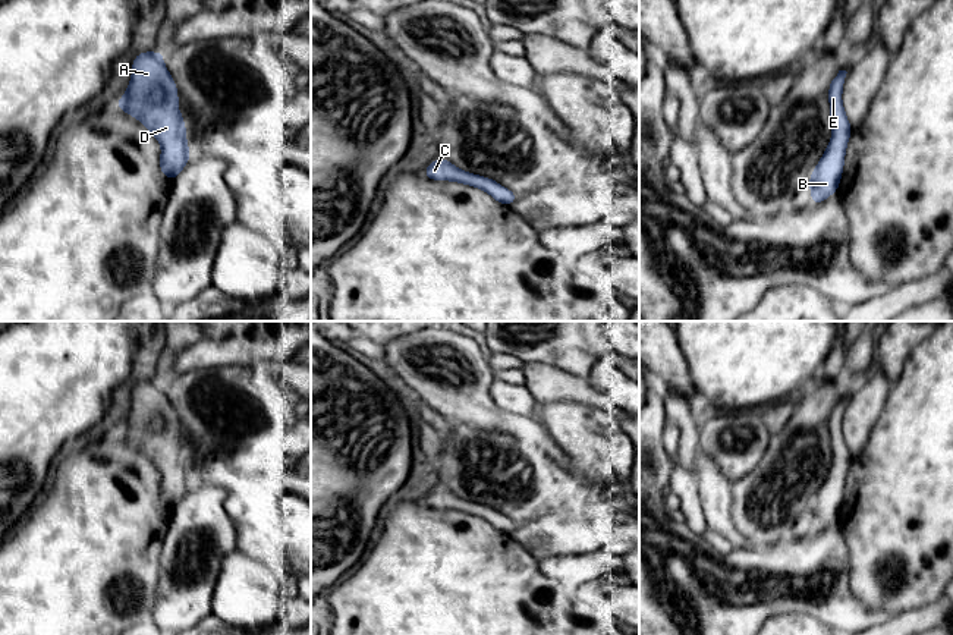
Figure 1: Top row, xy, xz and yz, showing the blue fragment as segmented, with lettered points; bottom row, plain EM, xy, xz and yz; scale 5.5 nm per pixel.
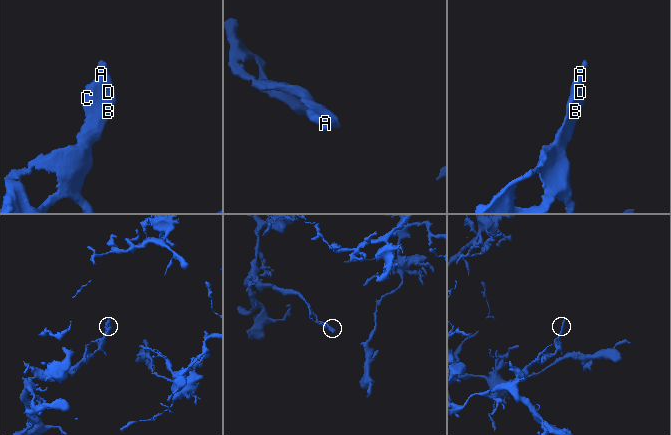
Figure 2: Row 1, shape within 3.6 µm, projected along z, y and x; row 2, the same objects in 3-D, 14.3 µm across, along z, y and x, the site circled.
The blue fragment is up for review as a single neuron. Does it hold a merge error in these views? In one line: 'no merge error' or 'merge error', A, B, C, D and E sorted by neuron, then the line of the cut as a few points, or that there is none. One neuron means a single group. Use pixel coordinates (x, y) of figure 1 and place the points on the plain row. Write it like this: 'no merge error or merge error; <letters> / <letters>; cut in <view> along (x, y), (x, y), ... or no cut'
no merge error; A B C D E; no cut

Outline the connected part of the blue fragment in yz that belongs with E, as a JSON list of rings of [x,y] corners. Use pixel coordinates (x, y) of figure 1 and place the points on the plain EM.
[[[839,399],[839,402],[830,411],[828,430],[833,462],[831,469],[820,491],[815,494],[808,512],[812,521],[812,532],[823,531],[831,522],[834,522],[839,518],[839,510],[842,507],[846,474],[852,462],[852,456],[845,443],[845,436],[842,431],[842,419],[846,402],[846,399]]]

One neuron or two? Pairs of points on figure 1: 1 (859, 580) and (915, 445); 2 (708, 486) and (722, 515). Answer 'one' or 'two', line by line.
1: one
2: one

